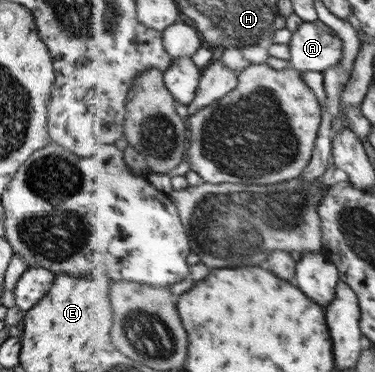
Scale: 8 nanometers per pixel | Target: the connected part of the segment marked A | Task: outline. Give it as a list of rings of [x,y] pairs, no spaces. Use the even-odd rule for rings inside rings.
[[[322,20],[304,22],[291,41],[291,67],[302,72],[330,70],[344,60],[342,36]]]

